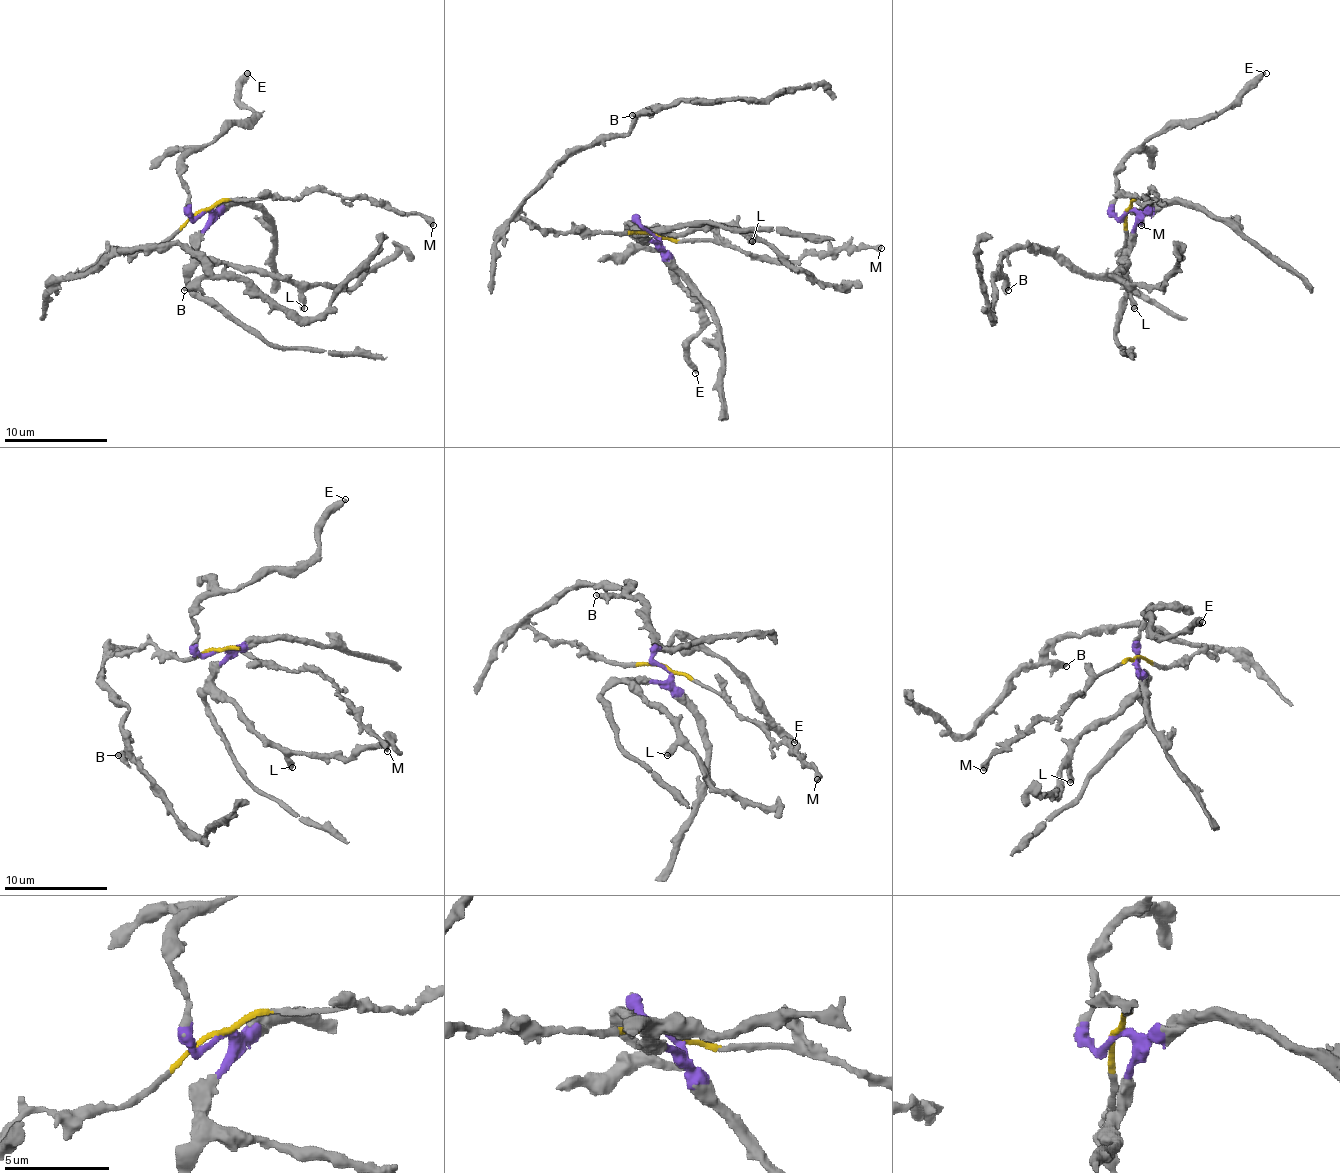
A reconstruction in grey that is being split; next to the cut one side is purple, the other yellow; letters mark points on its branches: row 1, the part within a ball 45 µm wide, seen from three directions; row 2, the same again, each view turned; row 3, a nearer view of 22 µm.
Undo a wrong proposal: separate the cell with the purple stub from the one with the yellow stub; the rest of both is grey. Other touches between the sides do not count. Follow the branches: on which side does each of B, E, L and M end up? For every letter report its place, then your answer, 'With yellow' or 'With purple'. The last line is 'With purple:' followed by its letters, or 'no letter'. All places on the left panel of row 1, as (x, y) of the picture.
B: Place: (184, 290). With yellow
E: Place: (247, 73). With purple
L: Place: (304, 308). With purple
M: Place: (433, 225). With yellow
With purple: E, L

